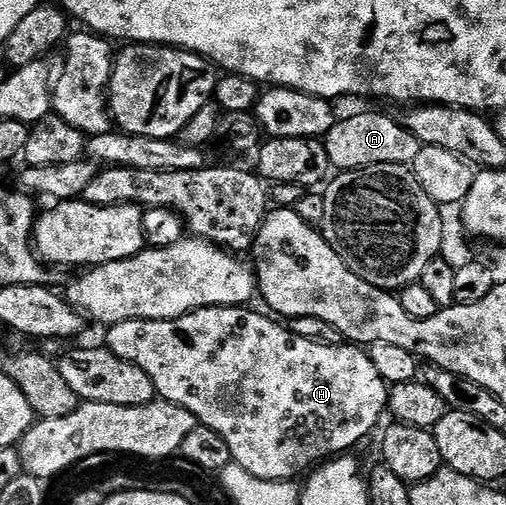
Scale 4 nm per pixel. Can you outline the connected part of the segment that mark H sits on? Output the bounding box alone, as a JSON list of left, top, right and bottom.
[105,306,389,482]

